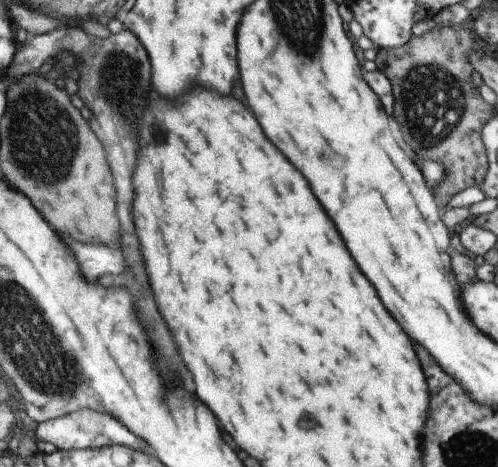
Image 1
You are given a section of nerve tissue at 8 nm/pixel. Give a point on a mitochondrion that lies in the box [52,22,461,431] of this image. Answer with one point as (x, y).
(118, 76)

